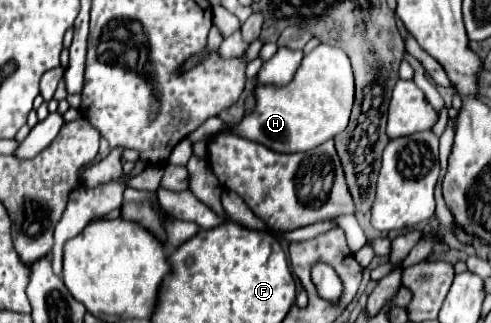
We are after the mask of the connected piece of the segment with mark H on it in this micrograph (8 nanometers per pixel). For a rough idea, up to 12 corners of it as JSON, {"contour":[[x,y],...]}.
{"contour":[[319,44],[287,86],[259,86],[233,128],[307,152],[347,128],[355,80]]}

